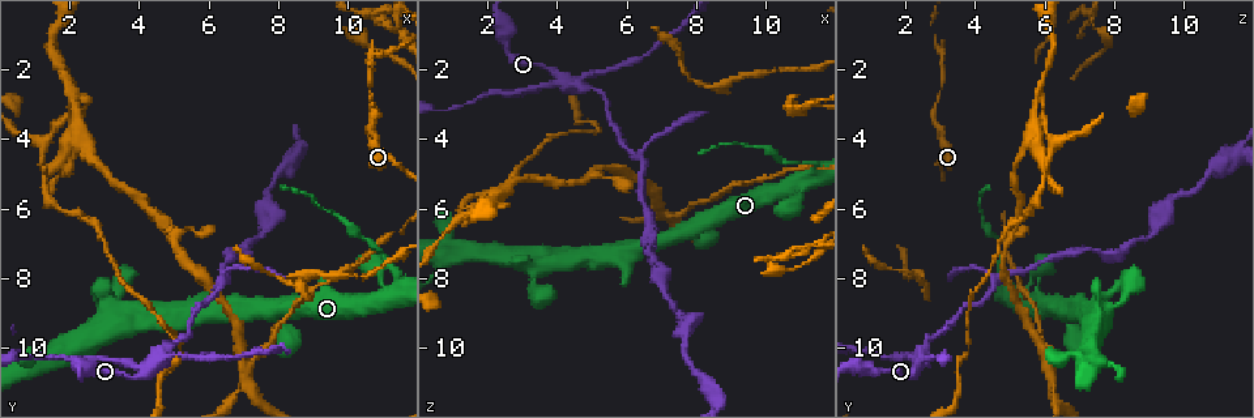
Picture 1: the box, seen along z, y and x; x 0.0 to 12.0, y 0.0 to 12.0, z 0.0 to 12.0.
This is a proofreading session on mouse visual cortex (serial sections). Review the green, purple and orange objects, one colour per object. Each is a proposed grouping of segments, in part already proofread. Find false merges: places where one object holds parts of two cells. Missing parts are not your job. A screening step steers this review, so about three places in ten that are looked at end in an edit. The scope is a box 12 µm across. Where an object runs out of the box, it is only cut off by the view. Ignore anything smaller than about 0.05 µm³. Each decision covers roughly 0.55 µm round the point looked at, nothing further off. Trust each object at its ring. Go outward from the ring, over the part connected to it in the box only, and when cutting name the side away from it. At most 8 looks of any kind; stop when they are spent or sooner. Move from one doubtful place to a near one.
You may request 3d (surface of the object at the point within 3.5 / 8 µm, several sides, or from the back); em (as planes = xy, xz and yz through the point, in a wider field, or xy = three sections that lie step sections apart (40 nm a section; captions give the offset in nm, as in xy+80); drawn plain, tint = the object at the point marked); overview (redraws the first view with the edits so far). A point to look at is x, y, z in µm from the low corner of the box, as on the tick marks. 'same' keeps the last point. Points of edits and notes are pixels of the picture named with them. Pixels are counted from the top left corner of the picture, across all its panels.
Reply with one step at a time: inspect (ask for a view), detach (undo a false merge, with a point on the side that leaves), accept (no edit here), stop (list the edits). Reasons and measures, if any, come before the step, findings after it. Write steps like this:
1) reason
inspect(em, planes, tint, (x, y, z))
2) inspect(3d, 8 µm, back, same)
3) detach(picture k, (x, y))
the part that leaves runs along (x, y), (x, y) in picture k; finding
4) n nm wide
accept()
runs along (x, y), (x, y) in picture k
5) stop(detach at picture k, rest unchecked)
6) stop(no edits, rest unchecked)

inspect(3d, 8 µm, (10.8, 7.0, 4.7))

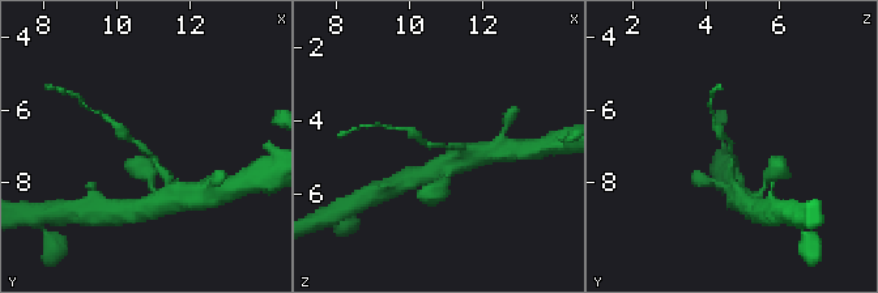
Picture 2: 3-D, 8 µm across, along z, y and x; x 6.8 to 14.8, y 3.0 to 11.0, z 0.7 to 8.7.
zoom in
inspect(3d, 3.5 µm, (10.7, 7.0, 4.7))

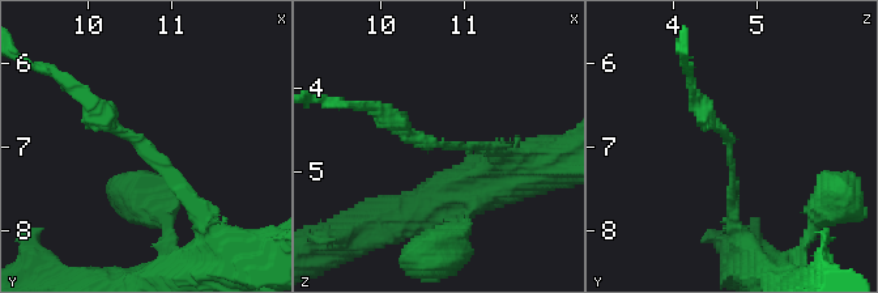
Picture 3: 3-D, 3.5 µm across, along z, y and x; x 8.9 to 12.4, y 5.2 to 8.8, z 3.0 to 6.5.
detach(picture 3, (105, 106))
the part that leaves runs along (132, 136), (64, 80), (35, 68) in picture 3; a second cell is stuck on

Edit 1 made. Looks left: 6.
inspect(overview)

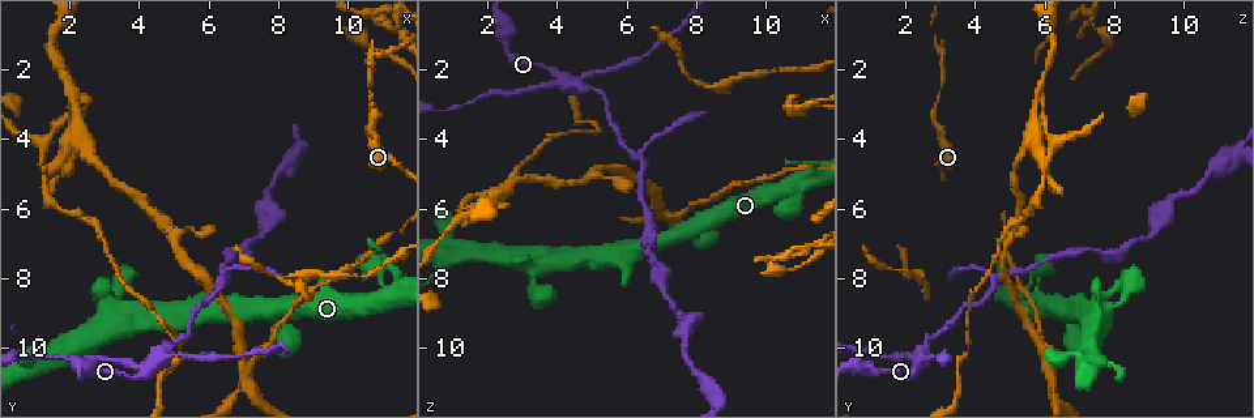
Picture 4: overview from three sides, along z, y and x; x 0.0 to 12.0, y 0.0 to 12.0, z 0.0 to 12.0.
three arms meet
inspect(3d, 8 µm, (4.3, 10.8, 2.2))

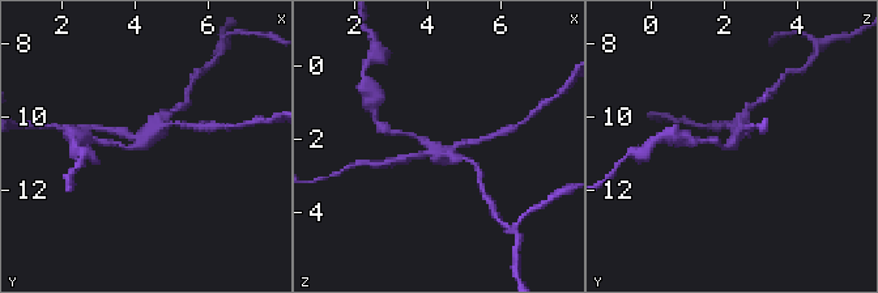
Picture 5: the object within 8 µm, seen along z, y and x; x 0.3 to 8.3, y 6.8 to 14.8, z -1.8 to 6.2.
3 arms; arms of 150, 200, 350 nm
inspect(em, xy, step 1, tint, (4.1, 10.7, 2.1))

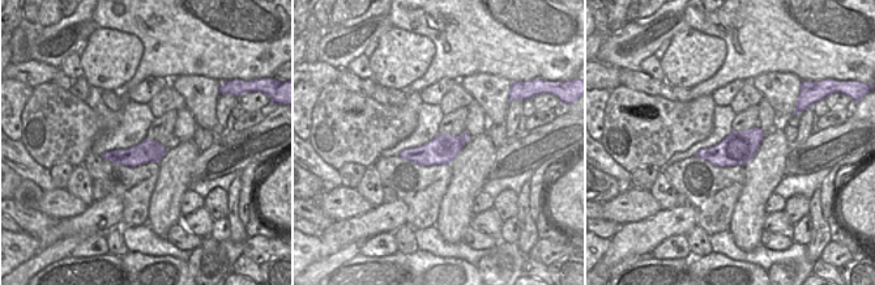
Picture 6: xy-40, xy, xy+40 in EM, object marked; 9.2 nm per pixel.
detach(picture 5, (405, 158))
a second cell is stuck on

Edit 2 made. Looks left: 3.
abrupt turn
inspect(3d, 8 µm, (6.5, 8.1, 4.6))

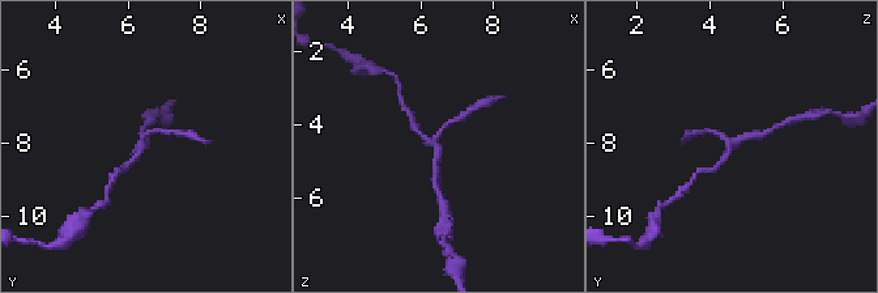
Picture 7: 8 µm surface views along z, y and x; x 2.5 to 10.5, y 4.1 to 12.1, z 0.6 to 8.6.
shape alone is not enough
inspect(em, planes, tint, (6.4, 8.1, 4.6))

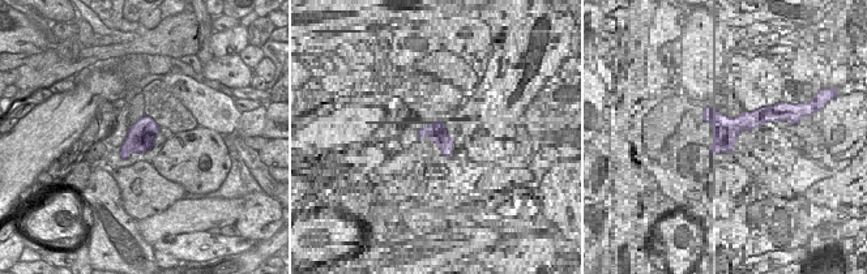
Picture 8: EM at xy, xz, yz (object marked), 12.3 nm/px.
accept()
runs along (710, 170), (734, 141), (763, 134) in picture 7; one cell here

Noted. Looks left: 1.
stop(detach at picture 3, detach at picture 5, rest unchecked)

